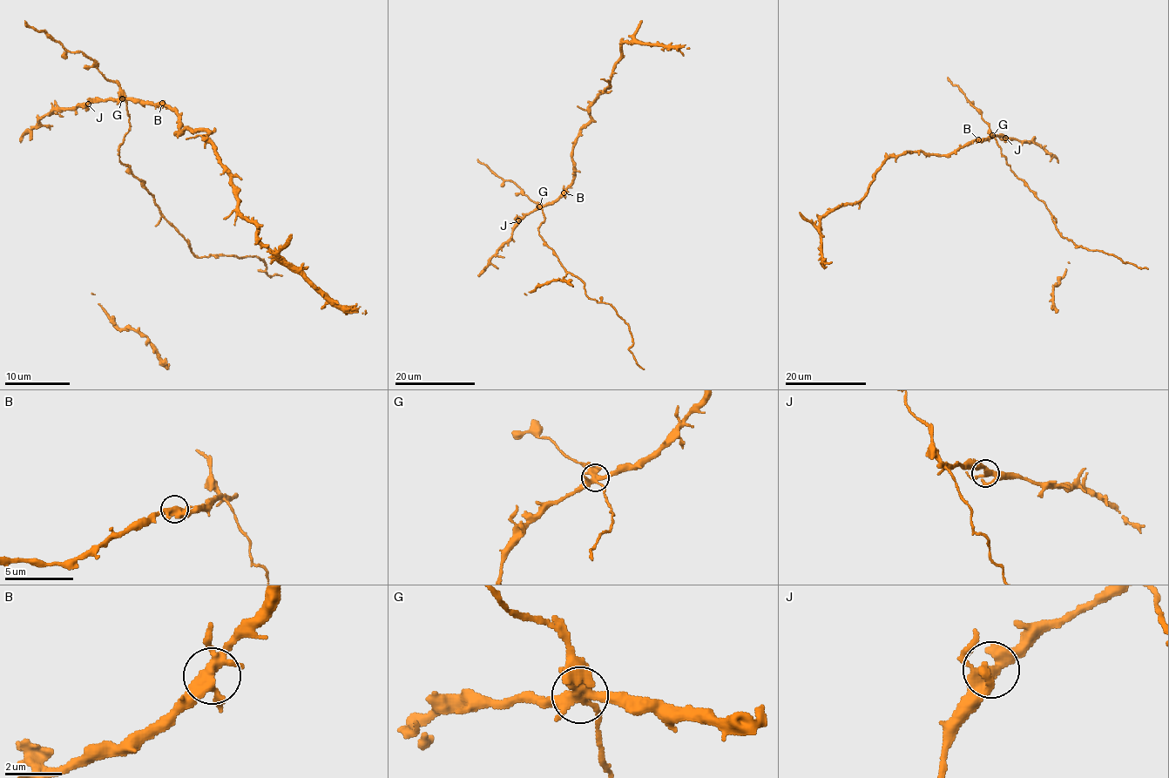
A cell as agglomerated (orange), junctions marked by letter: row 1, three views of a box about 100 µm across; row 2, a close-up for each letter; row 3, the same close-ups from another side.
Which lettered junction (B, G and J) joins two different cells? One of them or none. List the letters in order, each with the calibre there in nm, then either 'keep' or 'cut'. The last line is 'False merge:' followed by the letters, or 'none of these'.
B: calibre 400 nm; keep
G: calibre 360 nm; cut
J: calibre 360 nm; keep
False merge: G

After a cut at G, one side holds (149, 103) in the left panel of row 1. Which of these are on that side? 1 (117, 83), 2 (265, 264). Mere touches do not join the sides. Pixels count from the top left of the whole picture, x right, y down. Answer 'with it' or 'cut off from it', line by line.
1: cut off from it
2: cut off from it

